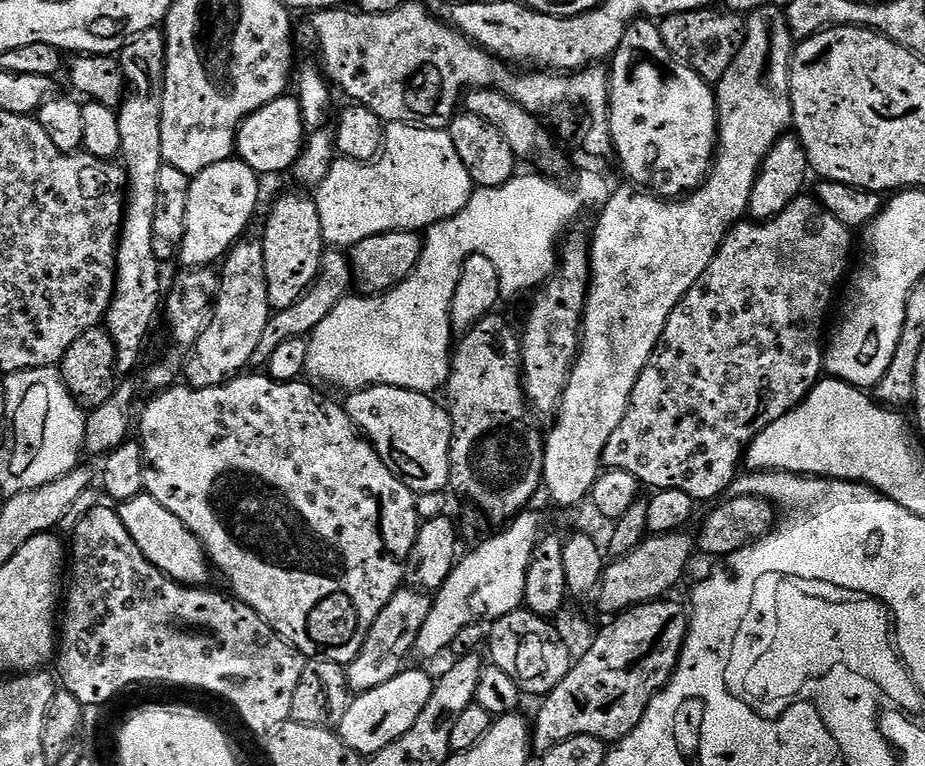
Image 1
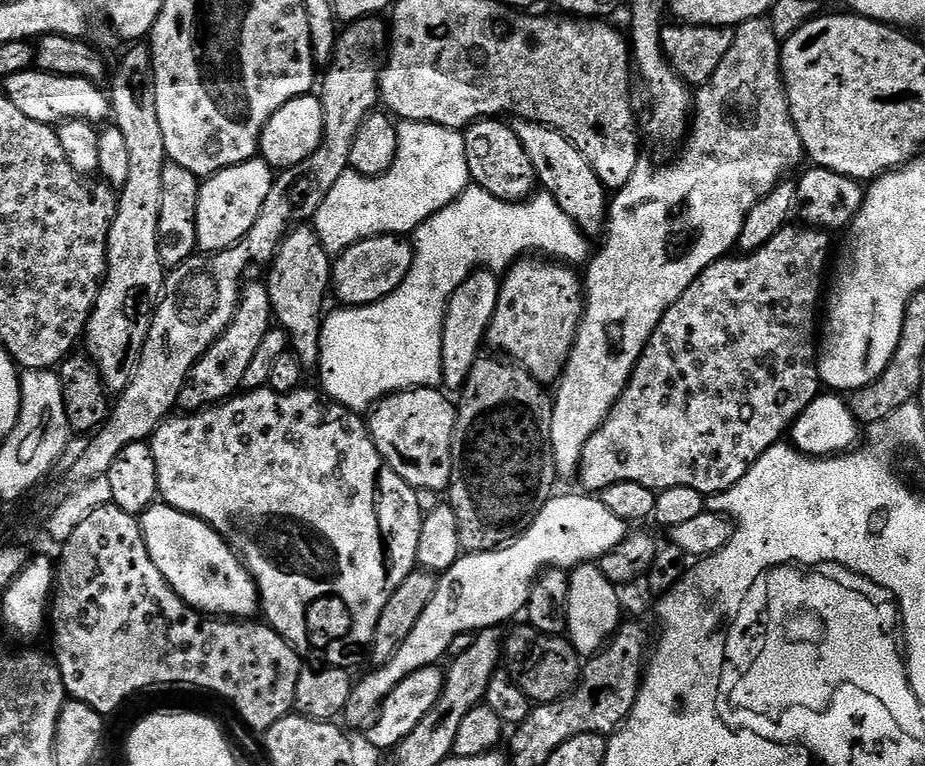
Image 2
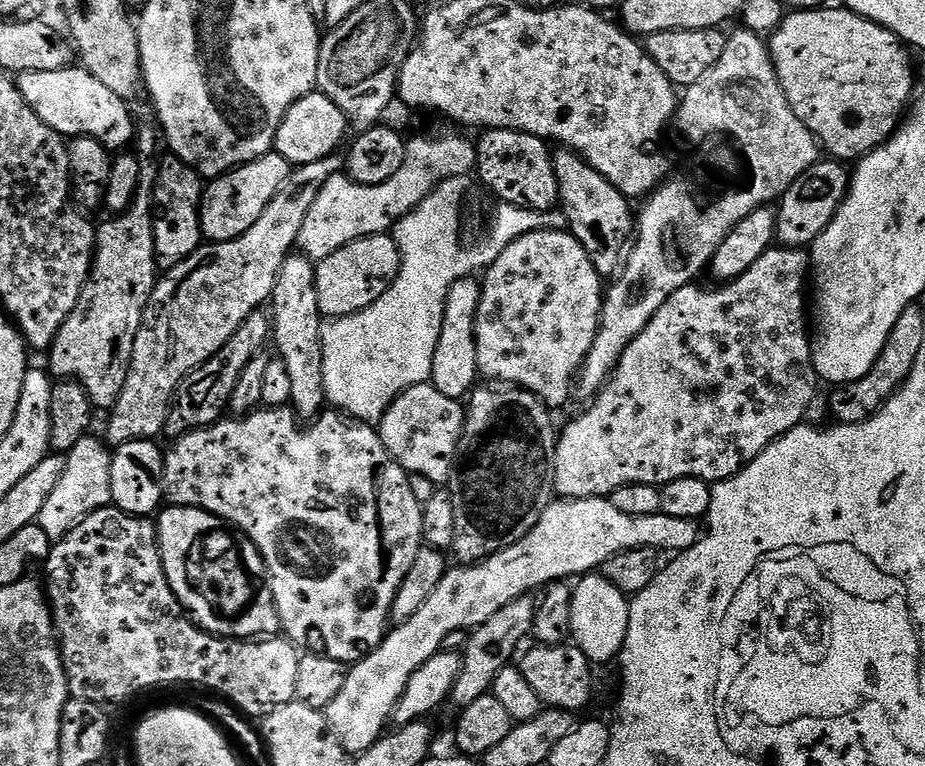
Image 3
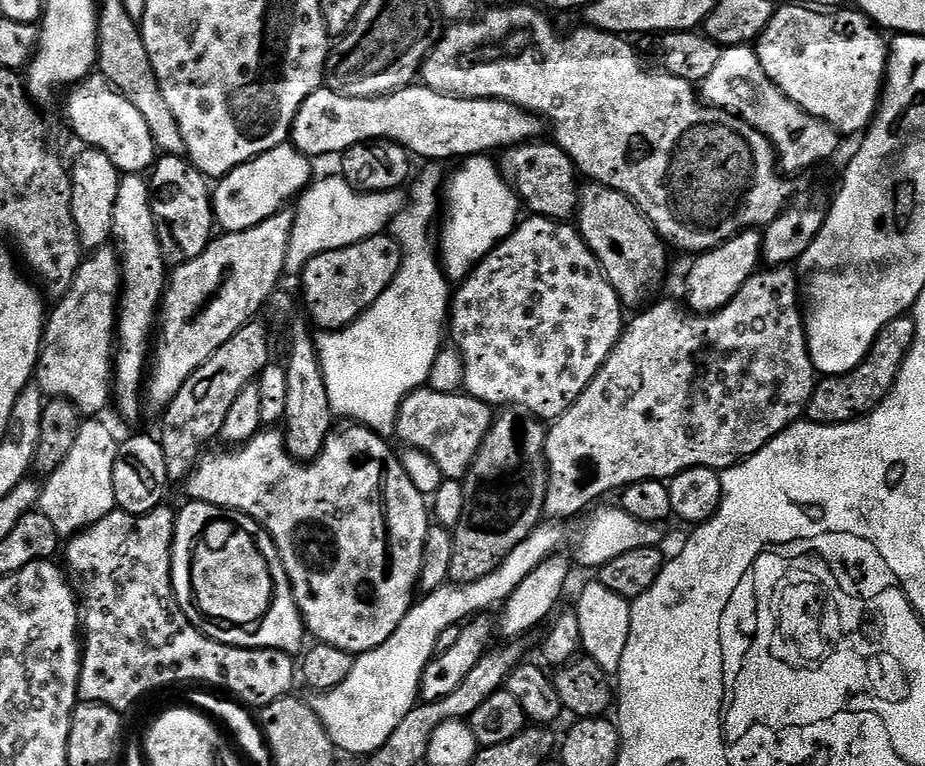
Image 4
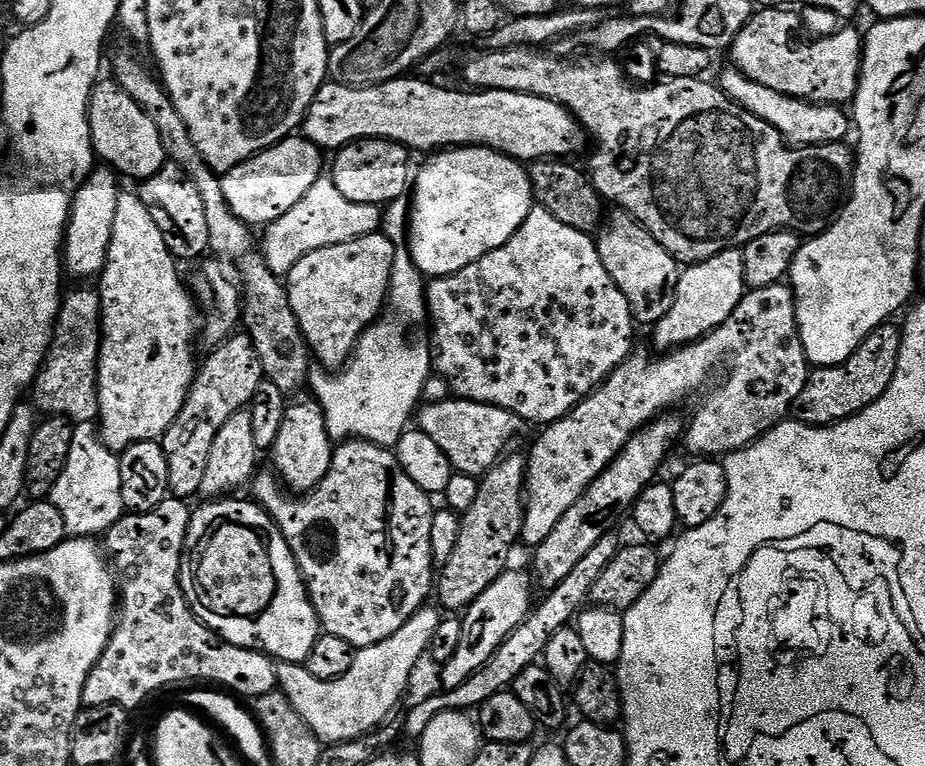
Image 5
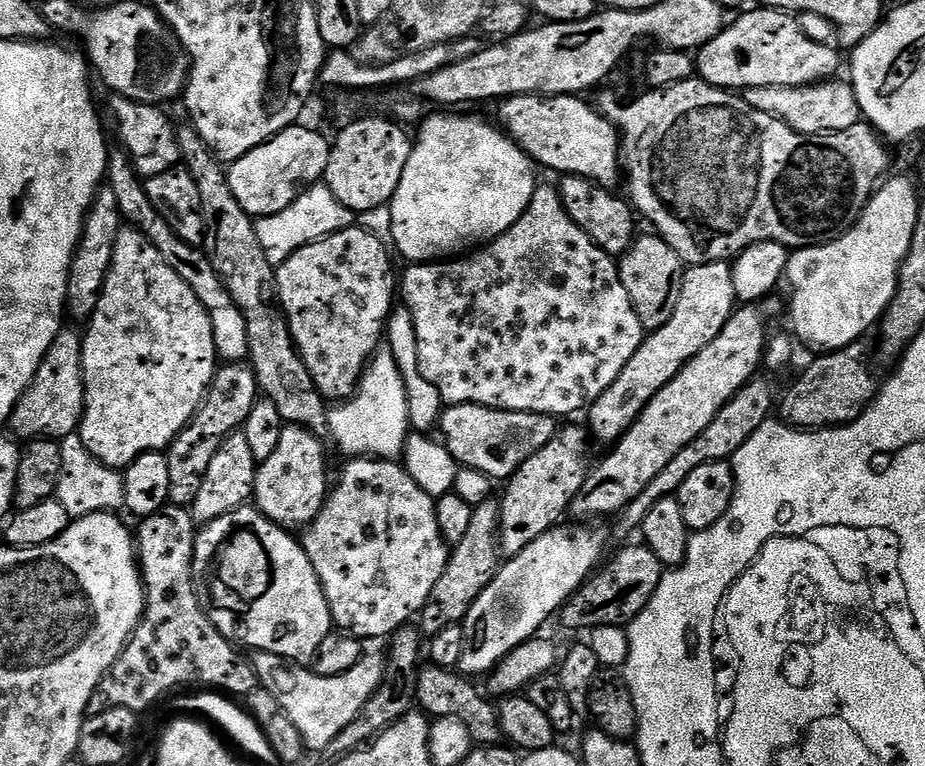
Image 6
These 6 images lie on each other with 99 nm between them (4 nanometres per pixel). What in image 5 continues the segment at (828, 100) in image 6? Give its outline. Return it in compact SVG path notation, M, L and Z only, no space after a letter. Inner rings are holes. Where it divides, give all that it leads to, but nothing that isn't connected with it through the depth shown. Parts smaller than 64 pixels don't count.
M735 66L729 67L718 79L718 87L730 97L735 104L742 105L747 112L770 122L792 146L810 144L838 144L847 141L850 136L850 116L843 107L813 104L810 100L799 100L796 96L787 96L778 90L770 90L753 80L747 80Z

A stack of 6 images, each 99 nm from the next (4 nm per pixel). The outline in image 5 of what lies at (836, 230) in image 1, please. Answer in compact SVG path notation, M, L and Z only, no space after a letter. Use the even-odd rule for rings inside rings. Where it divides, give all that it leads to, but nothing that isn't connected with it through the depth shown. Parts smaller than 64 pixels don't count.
M784 282L745 291L734 314L730 314L730 318L726 318L726 322L722 322L722 326L718 326L710 335L655 358L657 360L639 354L629 356L577 408L541 431L544 433L537 438L532 453L526 456L526 499L520 531L523 543L529 546L542 543L550 535L550 530L558 526L562 514L566 514L566 510L570 510L570 506L582 498L586 486L590 486L594 478L601 476L612 465L616 455L623 450L626 442L630 442L635 432L675 409L672 408L675 404L690 399L699 388L709 387L701 394L693 410L692 421L689 424L687 421L682 444L693 452L693 457L723 458L730 452L742 451L766 435L775 424L785 420L795 409L796 399L798 394L802 394L802 386L806 386L810 371L796 321L796 299L792 297L791 287Z

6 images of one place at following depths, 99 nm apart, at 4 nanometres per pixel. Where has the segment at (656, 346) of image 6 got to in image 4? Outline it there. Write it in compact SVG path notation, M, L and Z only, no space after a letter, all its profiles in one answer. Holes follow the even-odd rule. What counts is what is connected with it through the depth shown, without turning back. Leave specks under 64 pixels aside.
M756 230L737 232L718 247L711 248L709 252L699 253L688 272L688 304L687 307L696 314L717 312L726 306L742 290L742 286L757 271L761 263L760 254L761 233Z

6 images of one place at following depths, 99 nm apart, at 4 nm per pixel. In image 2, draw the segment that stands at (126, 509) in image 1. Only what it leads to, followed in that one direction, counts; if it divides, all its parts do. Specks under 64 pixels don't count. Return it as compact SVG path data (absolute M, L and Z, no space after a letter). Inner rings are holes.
M157 502L143 512L139 521L154 566L158 566L166 582L190 607L217 618L252 618L255 612L257 615L260 593L256 591L256 581L243 559L236 555L233 545L227 544L204 520Z

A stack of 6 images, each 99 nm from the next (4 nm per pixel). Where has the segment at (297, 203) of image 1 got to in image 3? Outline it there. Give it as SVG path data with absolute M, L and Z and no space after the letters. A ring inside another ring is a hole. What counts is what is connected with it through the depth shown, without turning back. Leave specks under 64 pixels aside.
M289 254L282 262L278 282L272 291L270 340L273 345L276 343L275 355L286 362L286 374L290 374L290 407L304 422L315 420L326 408L322 346L324 326L318 306L316 264L303 254Z

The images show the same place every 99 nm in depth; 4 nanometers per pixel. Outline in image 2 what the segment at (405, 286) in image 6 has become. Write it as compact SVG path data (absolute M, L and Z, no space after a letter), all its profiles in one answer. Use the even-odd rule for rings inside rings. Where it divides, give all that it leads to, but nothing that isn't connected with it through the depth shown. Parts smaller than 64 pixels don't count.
M540 258L517 260L503 273L498 306L488 327L490 344L506 351L503 353L545 386L555 385L563 374L584 316L586 292L581 277L579 280L572 272L575 271L571 267L560 262L545 262Z

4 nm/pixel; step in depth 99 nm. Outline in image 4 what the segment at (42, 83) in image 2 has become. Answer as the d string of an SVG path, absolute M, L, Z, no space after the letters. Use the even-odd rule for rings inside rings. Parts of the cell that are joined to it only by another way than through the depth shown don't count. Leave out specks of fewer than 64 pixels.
M99 74L81 80L68 94L68 105L64 112L68 115L68 124L72 127L73 134L81 140L81 145L102 150L102 154L106 154L106 158L110 158L110 162L114 162L122 174L138 176L151 169L158 159L156 143L141 112L126 102L123 94L117 92Z

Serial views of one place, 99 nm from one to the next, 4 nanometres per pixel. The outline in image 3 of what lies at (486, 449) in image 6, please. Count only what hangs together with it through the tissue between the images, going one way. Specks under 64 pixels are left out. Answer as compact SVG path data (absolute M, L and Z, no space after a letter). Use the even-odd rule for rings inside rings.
M432 383L419 384L395 400L380 420L378 431L384 449L411 475L428 478L436 486L453 479L458 467L460 439L464 433L466 408L454 398L446 398Z

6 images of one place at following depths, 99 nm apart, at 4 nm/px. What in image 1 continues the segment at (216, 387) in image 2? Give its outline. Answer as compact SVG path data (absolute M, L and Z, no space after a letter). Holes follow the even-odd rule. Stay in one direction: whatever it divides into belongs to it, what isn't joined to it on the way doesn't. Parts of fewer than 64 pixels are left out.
M241 239L233 244L231 250L222 261L224 269L218 272L218 291L214 297L214 307L212 310L212 321L210 326L198 338L198 342L192 345L187 353L188 361L182 368L182 376L185 376L187 387L190 388L213 388L223 384L243 373L244 367L249 367L254 358L254 349L258 346L262 334L266 330L266 322L272 315L273 309L268 304L268 295L266 294L266 270L264 269L264 242L263 239L248 240Z

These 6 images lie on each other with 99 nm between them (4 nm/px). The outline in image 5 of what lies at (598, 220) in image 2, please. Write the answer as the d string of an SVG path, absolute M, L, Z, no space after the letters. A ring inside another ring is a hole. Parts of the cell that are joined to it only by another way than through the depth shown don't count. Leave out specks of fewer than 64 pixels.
M613 211L607 217L602 231L596 240L596 249L606 266L606 274L614 278L618 290L626 294L626 302L632 311L632 319L637 325L654 326L666 314L670 314L670 305L674 303L674 290L678 286L681 265L651 236L639 220L619 211Z

